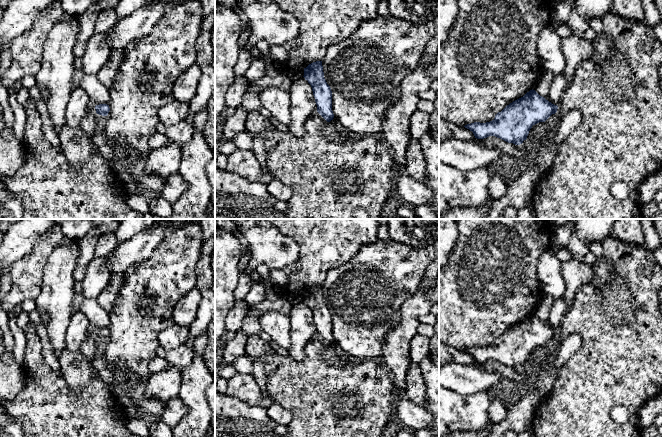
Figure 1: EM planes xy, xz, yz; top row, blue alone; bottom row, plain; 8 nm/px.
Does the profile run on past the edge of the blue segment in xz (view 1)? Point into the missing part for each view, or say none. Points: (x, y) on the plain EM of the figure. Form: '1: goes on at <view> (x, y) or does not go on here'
1: does not go on here

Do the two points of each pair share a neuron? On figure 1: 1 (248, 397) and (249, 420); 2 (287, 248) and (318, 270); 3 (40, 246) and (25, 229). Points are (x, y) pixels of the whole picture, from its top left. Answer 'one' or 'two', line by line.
1: two
2: two
3: two

